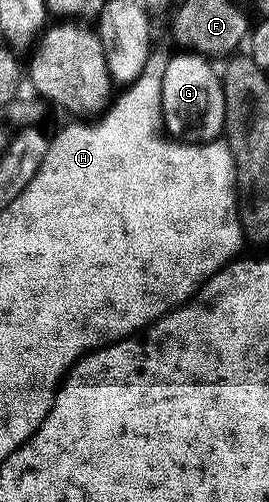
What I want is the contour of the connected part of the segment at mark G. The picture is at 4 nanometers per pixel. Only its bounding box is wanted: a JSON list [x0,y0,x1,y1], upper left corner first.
[161,53,226,143]

